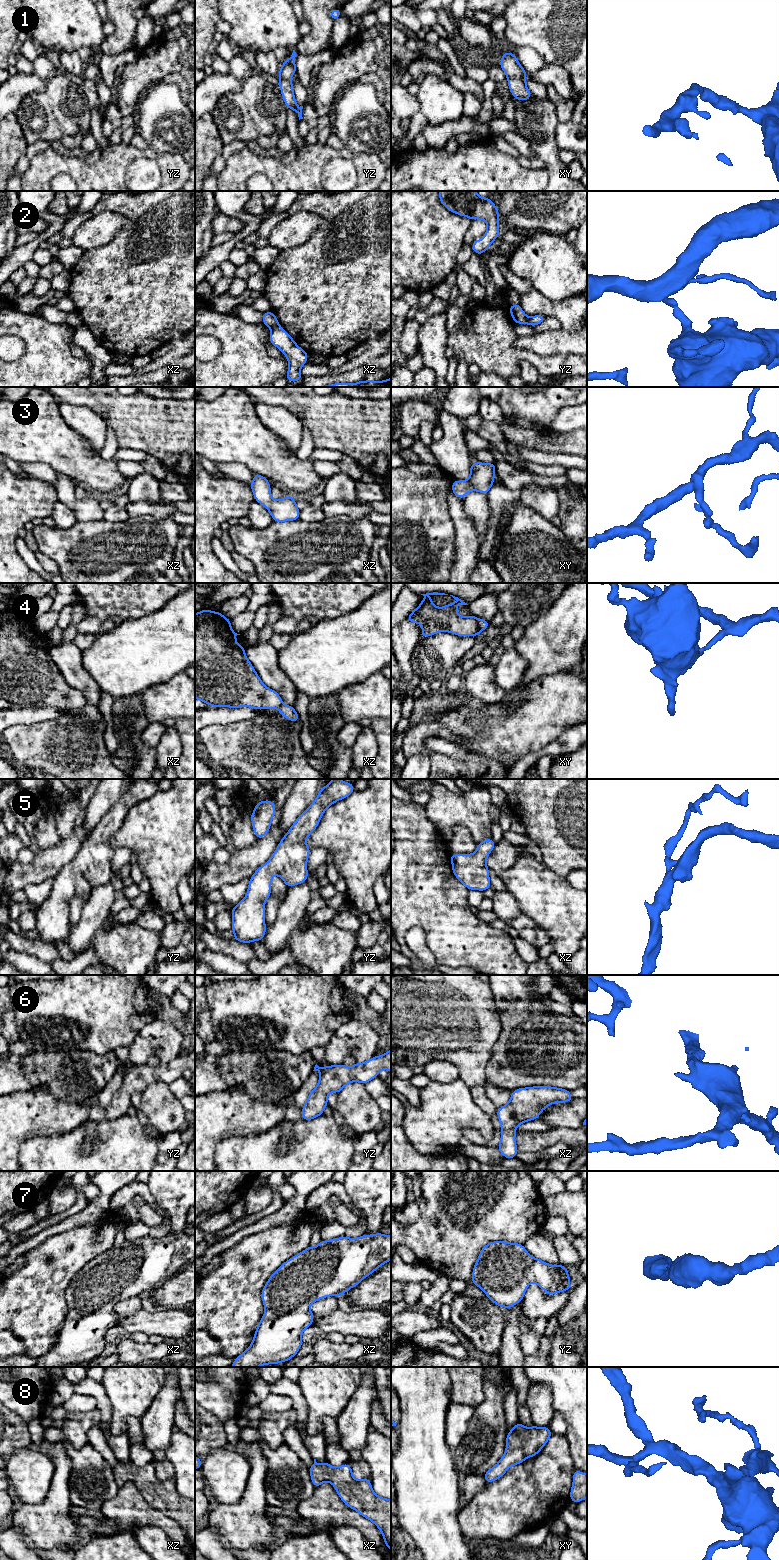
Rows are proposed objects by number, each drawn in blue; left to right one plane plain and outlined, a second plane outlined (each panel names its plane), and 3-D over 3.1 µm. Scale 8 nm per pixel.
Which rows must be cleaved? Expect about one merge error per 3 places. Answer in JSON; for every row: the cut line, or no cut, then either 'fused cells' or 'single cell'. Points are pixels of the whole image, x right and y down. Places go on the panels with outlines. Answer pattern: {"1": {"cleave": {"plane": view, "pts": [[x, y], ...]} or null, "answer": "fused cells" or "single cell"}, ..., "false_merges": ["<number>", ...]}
{"1": {"cleave": null, "answer": "single cell"}, "2": {"cleave": {"plane": "xz", "pts": [[278, 323], [271, 328]]}, "answer": "fused cells"}, "3": {"cleave": null, "answer": "single cell"}, "4": {"cleave": {"plane": "xy", "pts": [[476, 618], [480, 631]]}, "answer": "fused cells"}, "5": {"cleave": null, "answer": "single cell"}, "6": {"cleave": null, "answer": "single cell"}, "7": {"cleave": null, "answer": "single cell"}, "8": {"cleave": null, "answer": "single cell"}, "false_merges": ["2", "4"]}

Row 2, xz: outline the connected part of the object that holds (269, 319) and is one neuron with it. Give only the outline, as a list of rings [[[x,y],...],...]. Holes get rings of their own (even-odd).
[[[268,311],[262,314],[263,314],[262,316],[263,324],[265,326],[272,328],[279,324],[278,319],[276,318],[272,311]]]

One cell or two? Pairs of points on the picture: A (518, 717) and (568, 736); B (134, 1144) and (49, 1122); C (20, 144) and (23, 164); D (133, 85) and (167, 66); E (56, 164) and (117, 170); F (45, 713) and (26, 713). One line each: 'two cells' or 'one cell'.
A: two cells
B: two cells
C: two cells
D: one cell
E: one cell
F: one cell

